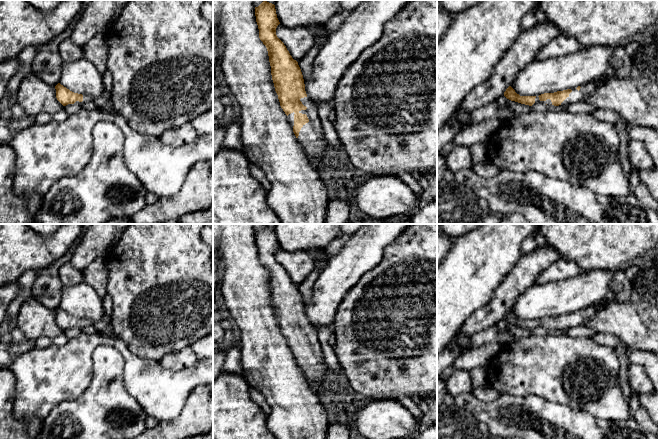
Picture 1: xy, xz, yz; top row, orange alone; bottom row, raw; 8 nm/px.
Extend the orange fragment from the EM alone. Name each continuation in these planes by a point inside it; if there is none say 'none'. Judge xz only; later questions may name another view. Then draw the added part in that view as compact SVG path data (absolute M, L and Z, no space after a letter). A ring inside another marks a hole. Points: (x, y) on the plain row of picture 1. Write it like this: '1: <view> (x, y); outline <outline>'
1: xz (311, 361); outline M308 320L301 322L300 325L307 333L301 334L299 337L306 338L309 346L301 352L297 365L303 372L311 390L316 393L317 385L323 384L329 386L331 373L325 364L318 339L318 331Z

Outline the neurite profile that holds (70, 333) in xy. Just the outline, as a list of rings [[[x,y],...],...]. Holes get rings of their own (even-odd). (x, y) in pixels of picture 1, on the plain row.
[[[68,328],[63,331],[63,334],[69,339],[77,337],[78,335],[82,334],[82,330],[80,328]]]

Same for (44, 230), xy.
[[[26,224],[40,236],[47,237],[53,234],[62,224]]]

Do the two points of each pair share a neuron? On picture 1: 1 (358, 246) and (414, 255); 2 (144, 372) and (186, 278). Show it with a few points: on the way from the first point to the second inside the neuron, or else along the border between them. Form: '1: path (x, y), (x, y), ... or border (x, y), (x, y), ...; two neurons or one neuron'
1: border (400, 234), (385, 248), (381, 261), (371, 270); two neurons
2: border (129, 349), (138, 356), (157, 361); two neurons

